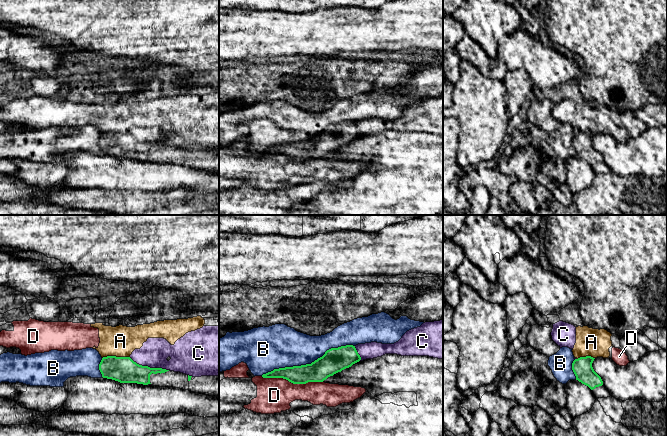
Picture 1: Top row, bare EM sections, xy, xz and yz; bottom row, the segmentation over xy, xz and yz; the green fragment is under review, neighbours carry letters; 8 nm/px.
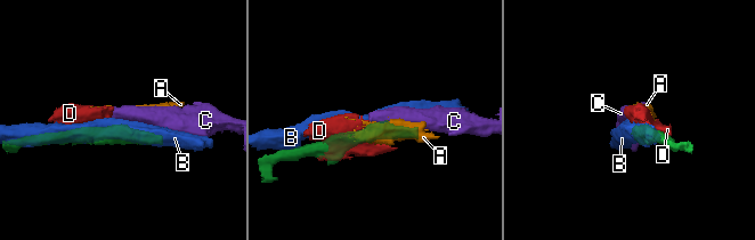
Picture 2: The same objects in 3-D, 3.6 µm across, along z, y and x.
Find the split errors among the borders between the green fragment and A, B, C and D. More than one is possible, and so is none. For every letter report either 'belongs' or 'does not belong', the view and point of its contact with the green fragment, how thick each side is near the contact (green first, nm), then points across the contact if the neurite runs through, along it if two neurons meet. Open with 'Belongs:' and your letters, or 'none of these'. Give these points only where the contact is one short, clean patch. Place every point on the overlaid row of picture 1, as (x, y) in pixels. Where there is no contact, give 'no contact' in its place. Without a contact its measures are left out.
Belongs: none of these
A: does not belong | xy (115, 356) | 200/260 nm | along xy (129, 356), (104, 356), (102, 358)
B: does not belong | xz (307, 364) | 200/340 nm
C: does not belong | xy (149, 367) | 200/220 nm
D: does not belong | xz (292, 382) | 170/280 nm

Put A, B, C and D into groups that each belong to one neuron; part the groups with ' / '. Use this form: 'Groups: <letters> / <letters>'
Groups: A C D / B

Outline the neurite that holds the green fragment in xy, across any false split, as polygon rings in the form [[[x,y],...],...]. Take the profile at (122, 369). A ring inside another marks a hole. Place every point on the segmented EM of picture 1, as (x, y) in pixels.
[[[103,357],[99,370],[103,378],[112,379],[120,383],[137,383],[148,385],[150,375],[165,373],[169,370],[162,368],[150,368],[134,362],[130,357]]]

